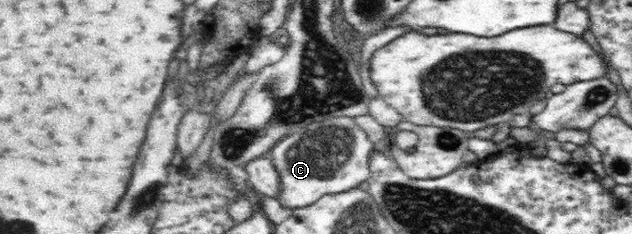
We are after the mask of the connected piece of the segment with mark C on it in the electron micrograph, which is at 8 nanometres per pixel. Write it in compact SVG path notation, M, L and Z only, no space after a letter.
M341 115L339 118L310 120L269 150L273 158L271 162L275 165L281 181L280 204L286 208L303 208L317 202L322 196L347 193L347 190L357 188L359 184L369 180L373 150L373 142L367 138L367 134L355 123L353 117Z

